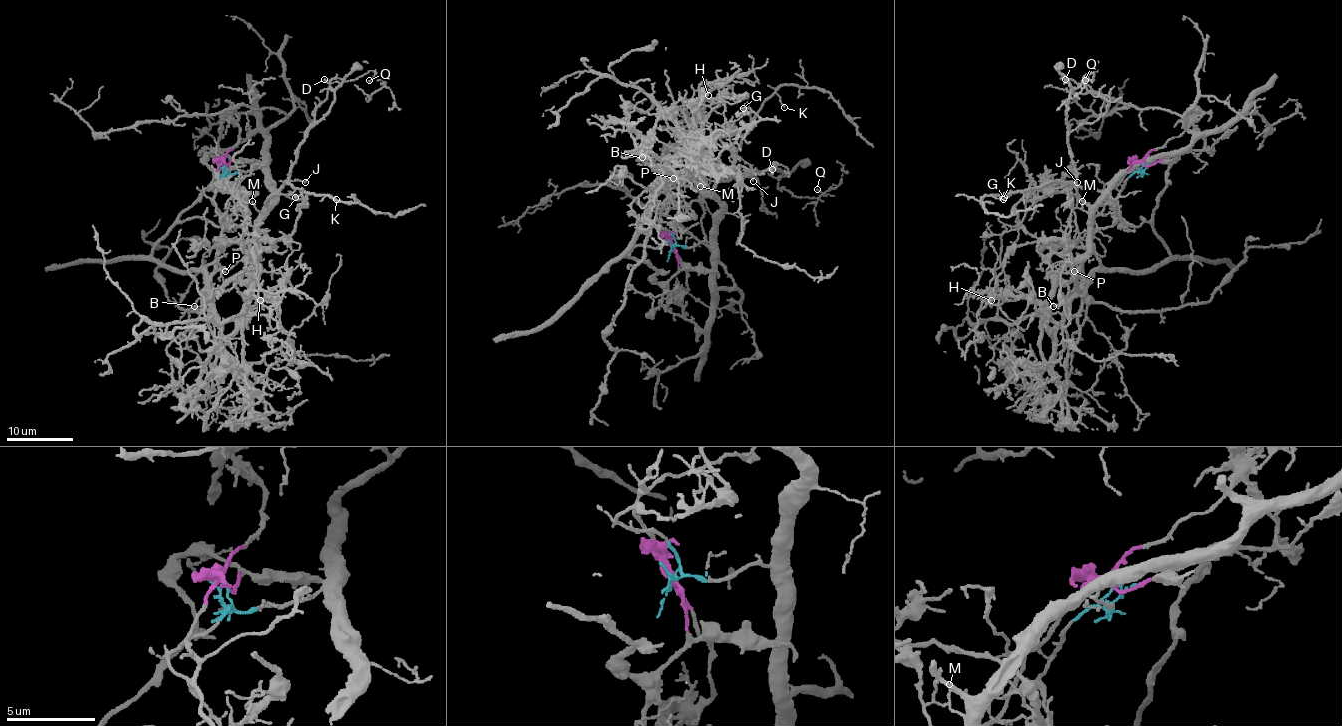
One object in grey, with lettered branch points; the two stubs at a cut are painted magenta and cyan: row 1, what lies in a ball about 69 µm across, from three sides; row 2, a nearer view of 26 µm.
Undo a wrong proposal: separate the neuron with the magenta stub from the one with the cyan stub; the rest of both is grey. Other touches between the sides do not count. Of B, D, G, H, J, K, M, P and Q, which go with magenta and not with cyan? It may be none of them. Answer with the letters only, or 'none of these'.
B, H, P

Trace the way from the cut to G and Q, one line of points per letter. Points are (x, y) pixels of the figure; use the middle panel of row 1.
G: (671, 249), (710, 239), (713, 216), (721, 208), (715, 186), (733, 174), (735, 154), (751, 124), (743, 108)
Q: (671, 249), (710, 239), (721, 208), (720, 181), (780, 171), (778, 186), (795, 196), (821, 199), (816, 189)

